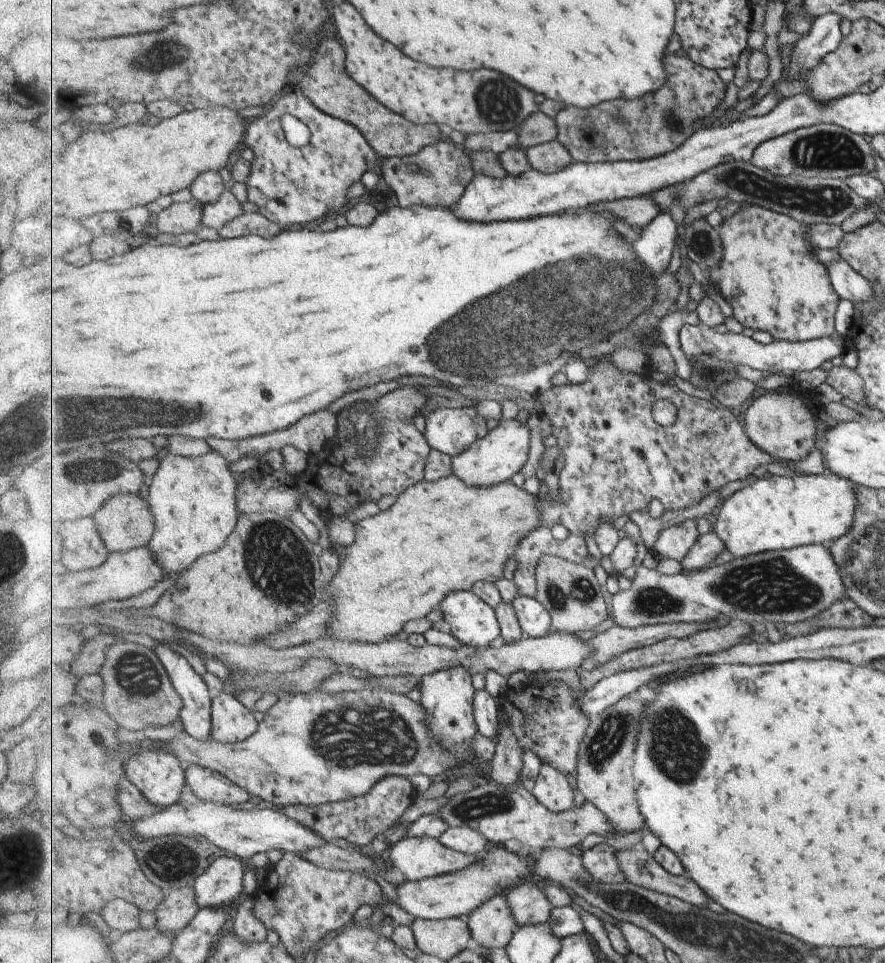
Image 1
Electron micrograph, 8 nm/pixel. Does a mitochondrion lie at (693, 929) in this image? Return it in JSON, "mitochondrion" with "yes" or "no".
{"mitochondrion":"yes"}

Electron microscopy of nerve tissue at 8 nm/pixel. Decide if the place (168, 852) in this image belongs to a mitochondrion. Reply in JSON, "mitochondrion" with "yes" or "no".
{"mitochondrion":"no"}

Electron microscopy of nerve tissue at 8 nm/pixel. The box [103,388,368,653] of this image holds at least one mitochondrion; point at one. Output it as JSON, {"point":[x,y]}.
{"point":[286,586]}

